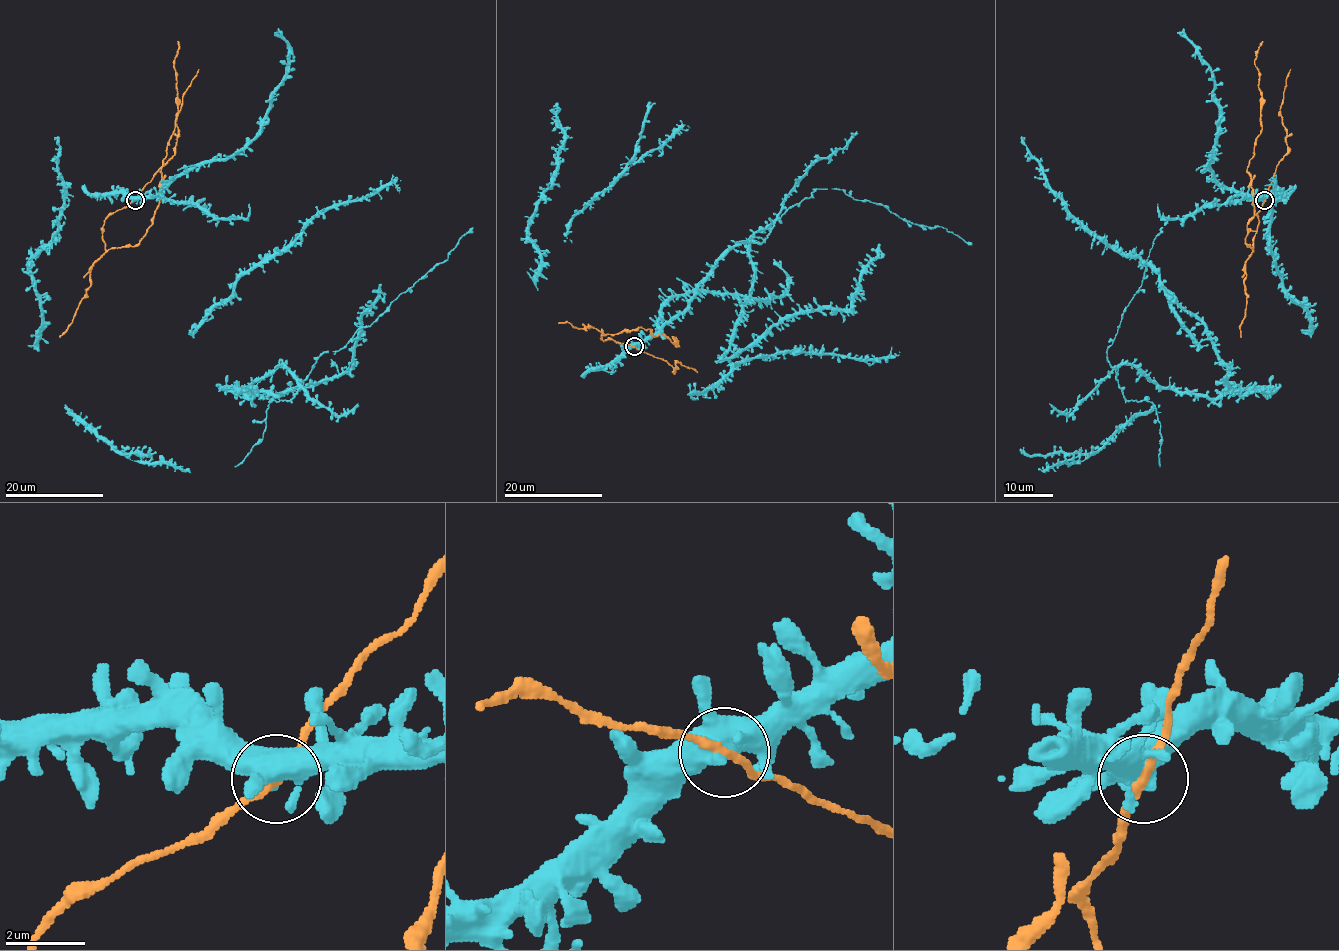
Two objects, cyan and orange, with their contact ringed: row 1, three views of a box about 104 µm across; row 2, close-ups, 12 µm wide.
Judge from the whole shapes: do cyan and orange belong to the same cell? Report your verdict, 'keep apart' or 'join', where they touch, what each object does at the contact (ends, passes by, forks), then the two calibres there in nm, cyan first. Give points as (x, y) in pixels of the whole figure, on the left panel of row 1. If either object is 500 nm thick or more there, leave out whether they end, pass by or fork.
join | (135, 200) | cyan forks | orange passes by | 420/180 nm

